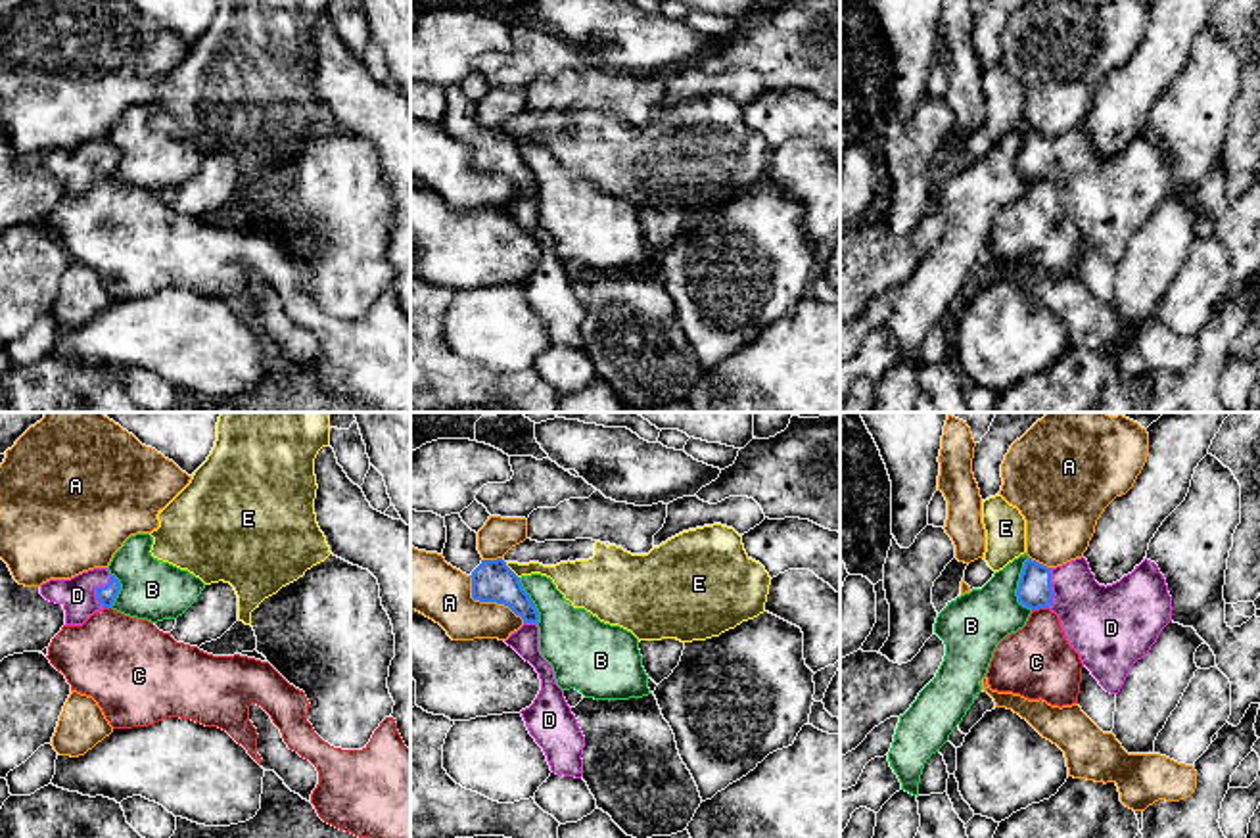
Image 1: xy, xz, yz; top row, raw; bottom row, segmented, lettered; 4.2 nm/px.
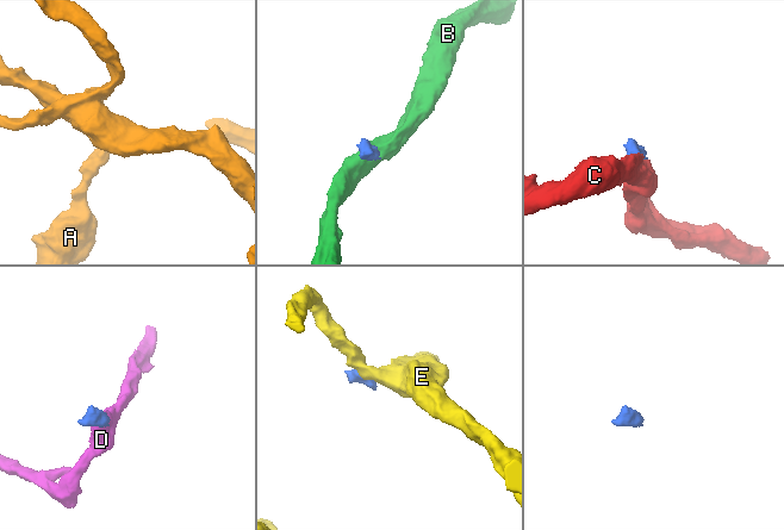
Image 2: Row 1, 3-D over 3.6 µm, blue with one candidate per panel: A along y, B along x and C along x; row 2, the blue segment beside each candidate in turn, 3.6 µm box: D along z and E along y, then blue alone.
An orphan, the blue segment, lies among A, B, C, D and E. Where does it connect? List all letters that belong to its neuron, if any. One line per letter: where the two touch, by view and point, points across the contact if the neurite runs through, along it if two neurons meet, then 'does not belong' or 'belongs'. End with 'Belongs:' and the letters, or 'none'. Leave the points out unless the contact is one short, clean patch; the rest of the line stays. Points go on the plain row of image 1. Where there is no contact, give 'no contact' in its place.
A: meets blue in xz at (488, 171); does not belong
B: meets blue in yz at (1019, 156); border along yz (1028, 127), (1017, 169), (1030, 181); does not belong
C: meets blue in yz at (1040, 177); border along yz (1048, 177), (1032, 181); does not belong
D: meets blue in xy at (98, 158); runs through xy (106, 165), (98, 158), (77, 165); belongs
E: meets blue in xz at (511, 140); border along xz (505, 133), (518, 148); does not belong
Belongs: D

